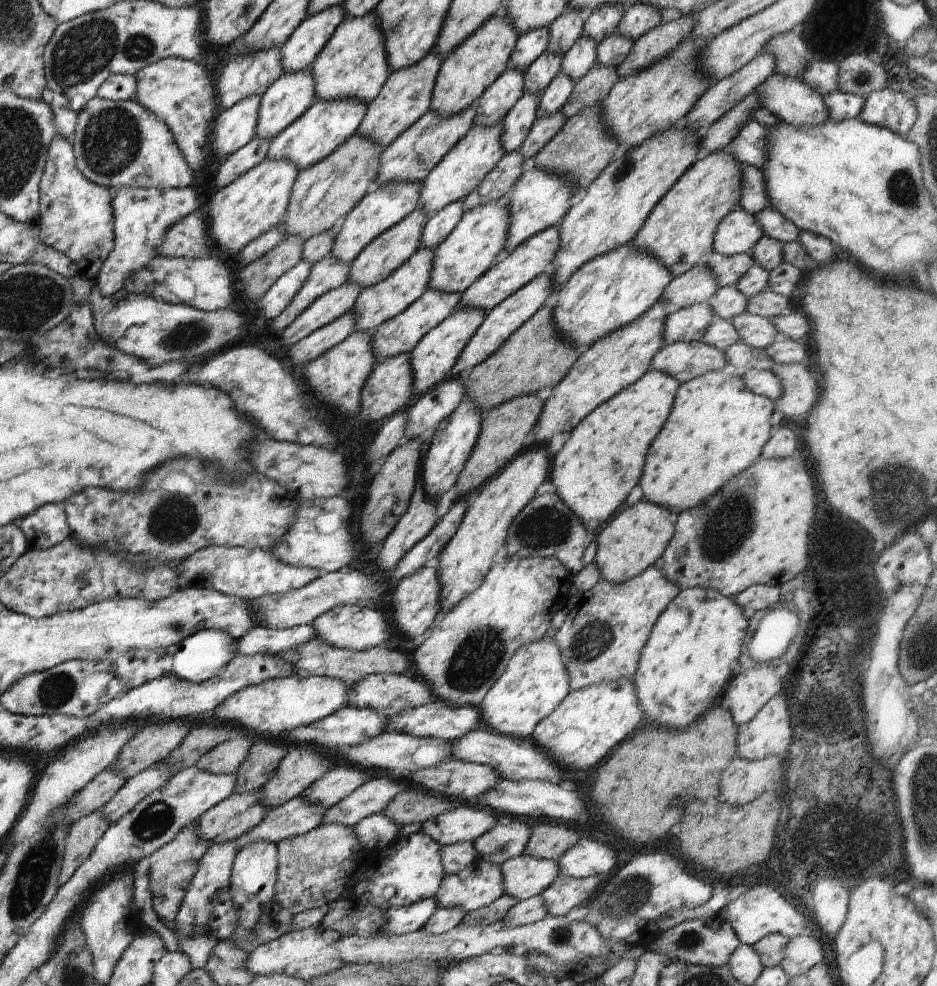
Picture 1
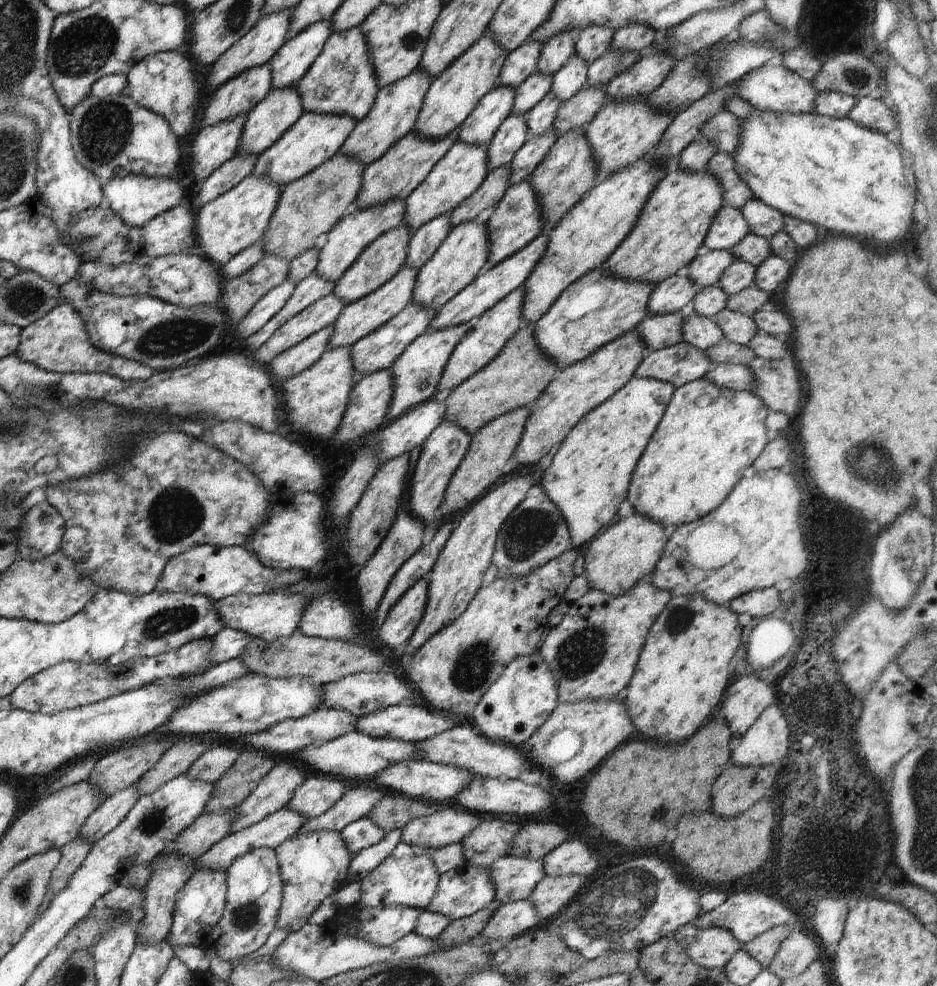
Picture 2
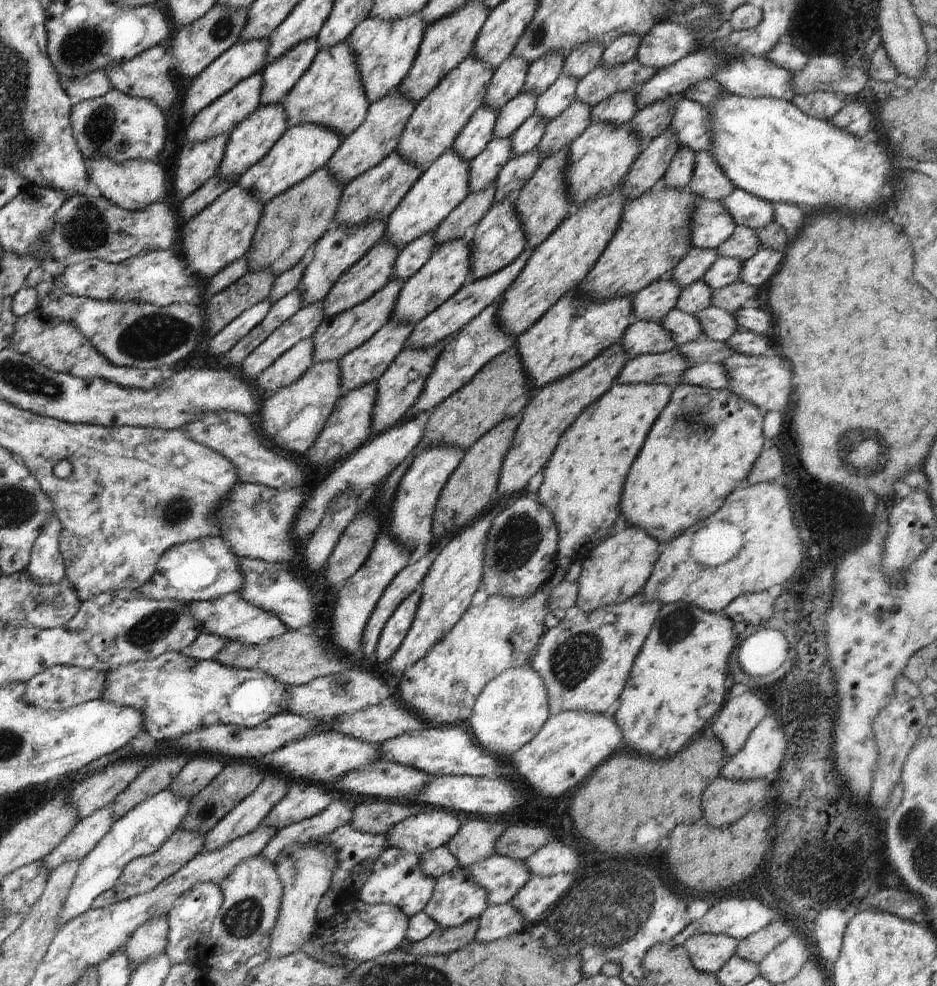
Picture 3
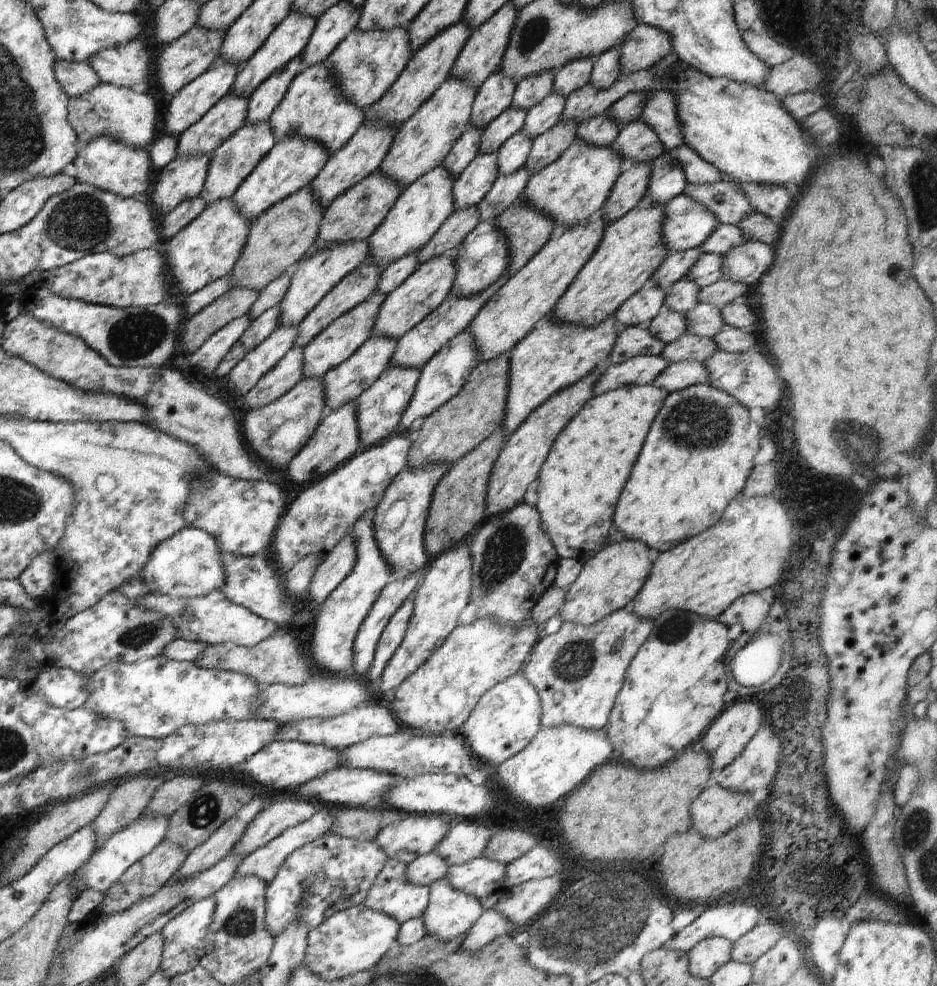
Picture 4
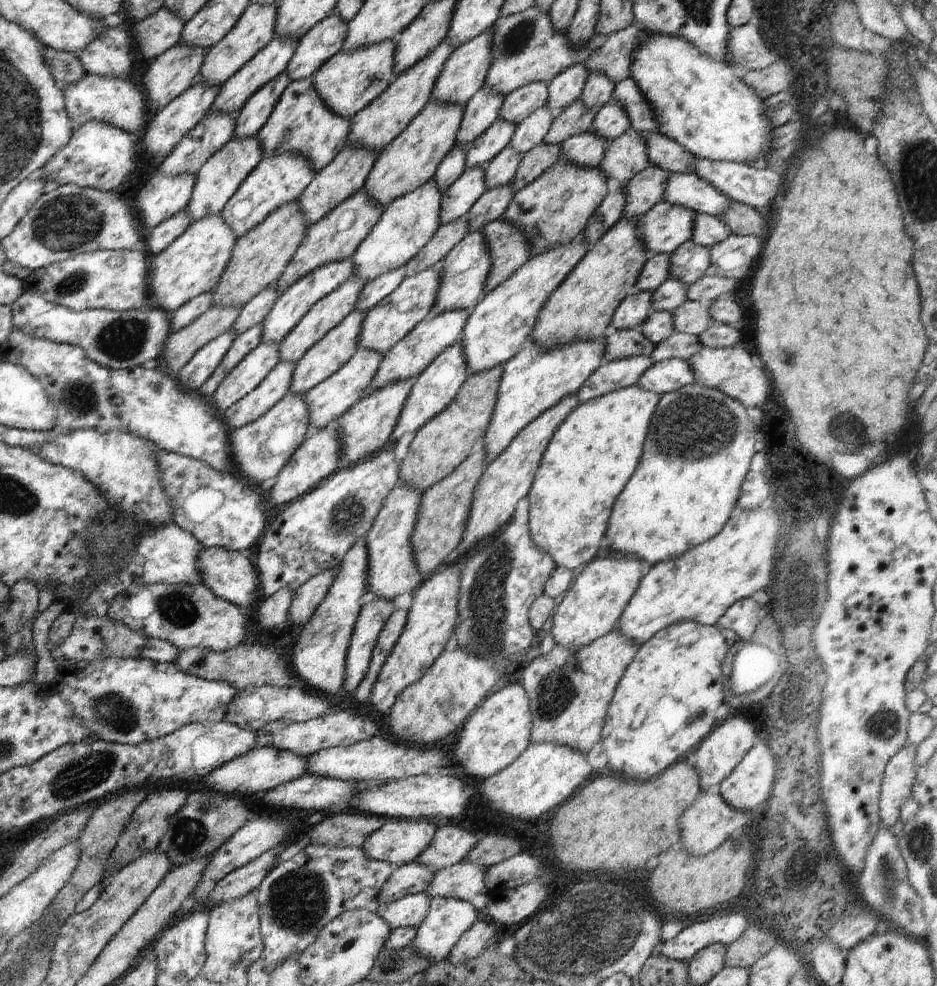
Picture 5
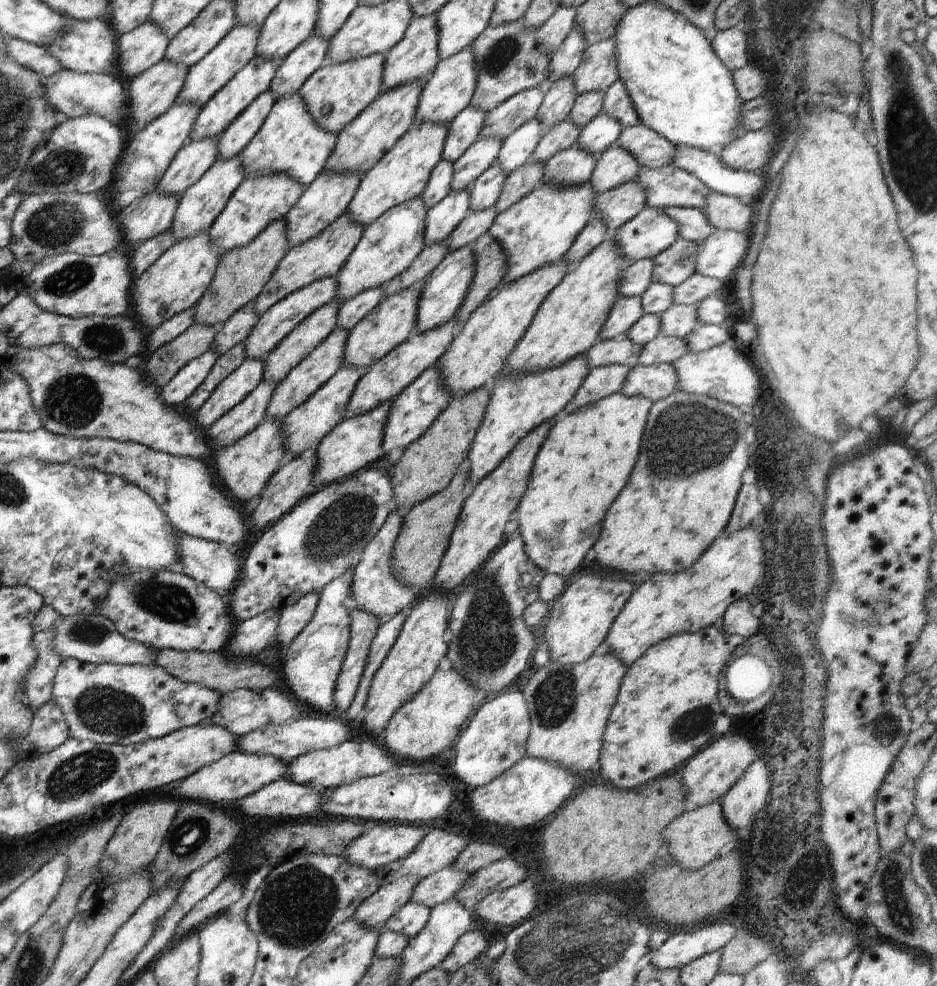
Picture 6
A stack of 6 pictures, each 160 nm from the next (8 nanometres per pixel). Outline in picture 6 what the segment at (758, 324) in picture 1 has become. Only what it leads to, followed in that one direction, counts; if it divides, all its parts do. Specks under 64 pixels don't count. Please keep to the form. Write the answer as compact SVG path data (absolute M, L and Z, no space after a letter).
M673 303L659 314L660 335L683 339L704 323L697 317L695 305Z

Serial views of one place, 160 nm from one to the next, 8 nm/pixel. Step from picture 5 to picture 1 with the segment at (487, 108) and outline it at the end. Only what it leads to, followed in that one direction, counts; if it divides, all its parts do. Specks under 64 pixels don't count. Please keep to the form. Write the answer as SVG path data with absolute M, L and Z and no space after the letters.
M549 27L531 30L525 35L520 35L514 45L509 67L525 72L535 60L547 52L549 38Z

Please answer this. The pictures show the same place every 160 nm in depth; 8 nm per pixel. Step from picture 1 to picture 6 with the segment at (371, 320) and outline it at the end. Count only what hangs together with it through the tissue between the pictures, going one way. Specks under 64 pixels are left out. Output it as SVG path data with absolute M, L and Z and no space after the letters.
M336 328L324 339L324 343L320 343L306 358L300 361L298 366L295 366L285 377L282 382L279 382L274 389L271 396L268 408L266 411L266 418L282 420L289 412L292 412L296 407L304 404L308 398L310 398L314 392L316 392L321 386L324 386L325 382L328 382L329 378L332 378L333 374L336 374L337 370L340 370L345 340L350 331L345 329Z

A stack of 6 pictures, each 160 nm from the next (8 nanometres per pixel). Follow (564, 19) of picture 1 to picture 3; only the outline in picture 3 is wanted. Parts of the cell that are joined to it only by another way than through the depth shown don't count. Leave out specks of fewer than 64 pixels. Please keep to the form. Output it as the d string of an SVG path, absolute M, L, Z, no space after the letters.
M561 51L549 53L529 65L522 92L541 95L562 74L565 58Z

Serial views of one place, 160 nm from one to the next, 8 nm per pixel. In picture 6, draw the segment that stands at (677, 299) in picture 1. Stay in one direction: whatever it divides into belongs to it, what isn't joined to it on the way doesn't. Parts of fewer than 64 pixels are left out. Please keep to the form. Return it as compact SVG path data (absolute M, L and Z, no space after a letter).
M641 295L618 297L600 327L598 341L624 336L625 332L644 314L642 307Z

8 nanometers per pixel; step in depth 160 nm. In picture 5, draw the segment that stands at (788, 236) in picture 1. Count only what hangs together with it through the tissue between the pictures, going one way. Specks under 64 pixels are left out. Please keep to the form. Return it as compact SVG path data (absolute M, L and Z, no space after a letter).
M693 172L670 173L665 182L663 200L693 210L695 213L717 217L720 217L732 202L725 194Z

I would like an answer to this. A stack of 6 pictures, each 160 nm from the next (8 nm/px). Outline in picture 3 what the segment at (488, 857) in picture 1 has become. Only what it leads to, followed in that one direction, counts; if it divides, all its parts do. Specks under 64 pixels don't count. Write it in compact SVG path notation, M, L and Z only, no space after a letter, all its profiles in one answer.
M474 817L460 827L446 846L456 857L458 866L466 868L496 854L496 841L503 832L498 822L494 824L492 819Z

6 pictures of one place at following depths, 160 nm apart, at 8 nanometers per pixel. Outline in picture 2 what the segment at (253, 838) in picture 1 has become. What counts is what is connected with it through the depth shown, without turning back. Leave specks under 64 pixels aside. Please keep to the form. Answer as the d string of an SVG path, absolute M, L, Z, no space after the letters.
M282 808L270 816L266 816L261 822L250 826L249 828L244 828L239 832L234 832L234 835L231 833L220 840L216 846L212 846L208 852L203 856L200 856L200 859L197 860L198 867L200 868L210 868L210 870L224 870L230 867L230 864L242 856L242 854L247 854L251 852L252 849L258 849L267 847L271 850L275 850L280 844L283 844L286 840L289 840L291 837L296 835L296 832L308 822L309 818L304 818L302 814L294 812L294 810L288 810L288 808Z

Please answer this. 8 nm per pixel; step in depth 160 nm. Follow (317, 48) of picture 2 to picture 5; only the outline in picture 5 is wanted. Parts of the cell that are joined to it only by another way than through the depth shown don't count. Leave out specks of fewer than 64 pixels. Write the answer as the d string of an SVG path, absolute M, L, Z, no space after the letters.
M284 72L260 87L241 108L235 118L233 136L237 139L255 137L256 133L268 122L280 95L291 80Z

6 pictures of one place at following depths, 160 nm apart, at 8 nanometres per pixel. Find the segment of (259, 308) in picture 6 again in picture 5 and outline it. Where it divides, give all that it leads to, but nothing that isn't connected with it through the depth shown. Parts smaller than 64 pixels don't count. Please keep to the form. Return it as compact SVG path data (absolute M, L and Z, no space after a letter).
M360 190L355 195L342 201L334 210L330 211L330 214L327 214L315 225L308 226L306 234L293 254L286 270L273 284L278 297L285 290L288 290L288 287L296 284L313 270L319 269L328 263L350 259L360 243L368 236L372 227L378 222L383 210L384 208L372 201L363 190Z

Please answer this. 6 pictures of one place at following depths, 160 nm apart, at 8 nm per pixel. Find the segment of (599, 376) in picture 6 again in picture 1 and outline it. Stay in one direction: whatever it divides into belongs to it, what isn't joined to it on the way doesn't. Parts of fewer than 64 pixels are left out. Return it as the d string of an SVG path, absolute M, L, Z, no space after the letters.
M700 341L672 343L652 358L649 369L673 376L685 383L709 372L722 371L728 364L723 351Z

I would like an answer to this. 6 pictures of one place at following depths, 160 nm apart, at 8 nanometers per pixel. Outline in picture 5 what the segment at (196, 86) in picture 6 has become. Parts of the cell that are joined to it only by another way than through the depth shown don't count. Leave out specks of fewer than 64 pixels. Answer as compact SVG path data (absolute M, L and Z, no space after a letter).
M250 3L250 6L242 13L238 22L228 31L224 38L220 39L211 49L207 50L204 62L200 67L197 80L208 83L210 86L221 87L244 63L247 63L259 50L262 50L275 37L276 11L278 3L274 5L259 5Z

